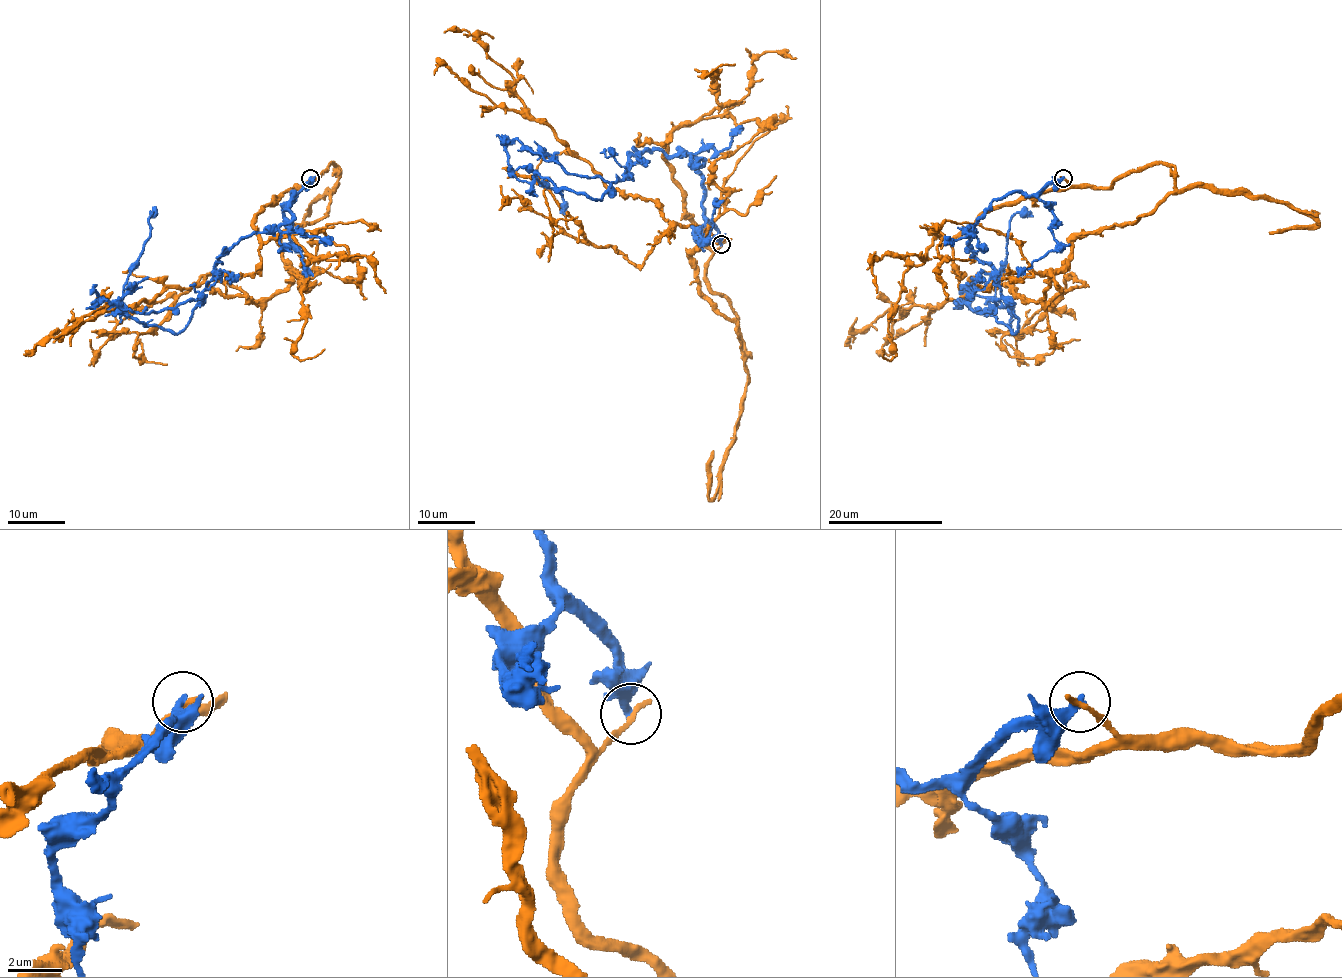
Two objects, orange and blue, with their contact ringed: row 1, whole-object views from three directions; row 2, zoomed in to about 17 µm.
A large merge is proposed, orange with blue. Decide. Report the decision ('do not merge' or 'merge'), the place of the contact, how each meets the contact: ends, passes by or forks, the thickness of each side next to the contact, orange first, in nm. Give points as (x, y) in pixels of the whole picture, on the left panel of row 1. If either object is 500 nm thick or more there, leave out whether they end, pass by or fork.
do not merge | (310, 178) | orange ends | blue ends | 240/360 nm

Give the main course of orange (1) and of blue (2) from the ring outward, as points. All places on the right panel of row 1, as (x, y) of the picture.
1: (1062, 177), (1102, 187), (1160, 163), (1174, 183), (1084, 232), (1039, 300), (1008, 283), (892, 308), (850, 348)
2: (1062, 177), (995, 199), (968, 237), (1014, 333), (992, 313), (995, 285), (1009, 220), (1032, 216)

